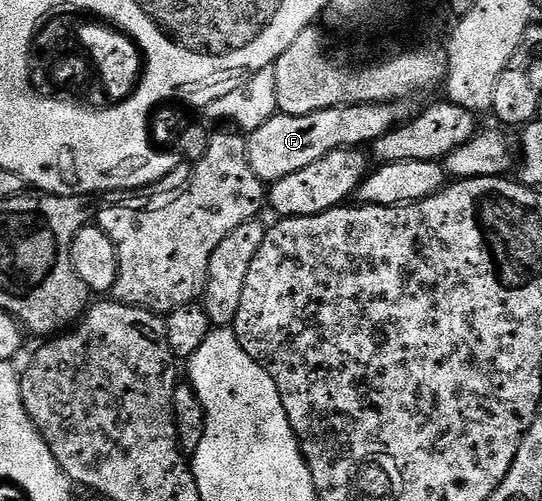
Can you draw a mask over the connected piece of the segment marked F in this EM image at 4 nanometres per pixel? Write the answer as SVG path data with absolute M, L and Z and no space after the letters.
M355 104L349 108L318 110L314 114L305 116L285 116L283 114L269 116L264 124L257 124L255 128L251 129L250 135L247 137L250 166L254 170L254 174L258 174L258 178L265 182L286 178L286 174L294 174L294 170L302 170L302 166L310 166L310 162L318 162L318 158L339 148L355 149L357 146L371 145L372 141L382 138L382 134L397 127L396 111L397 109L390 104Z

